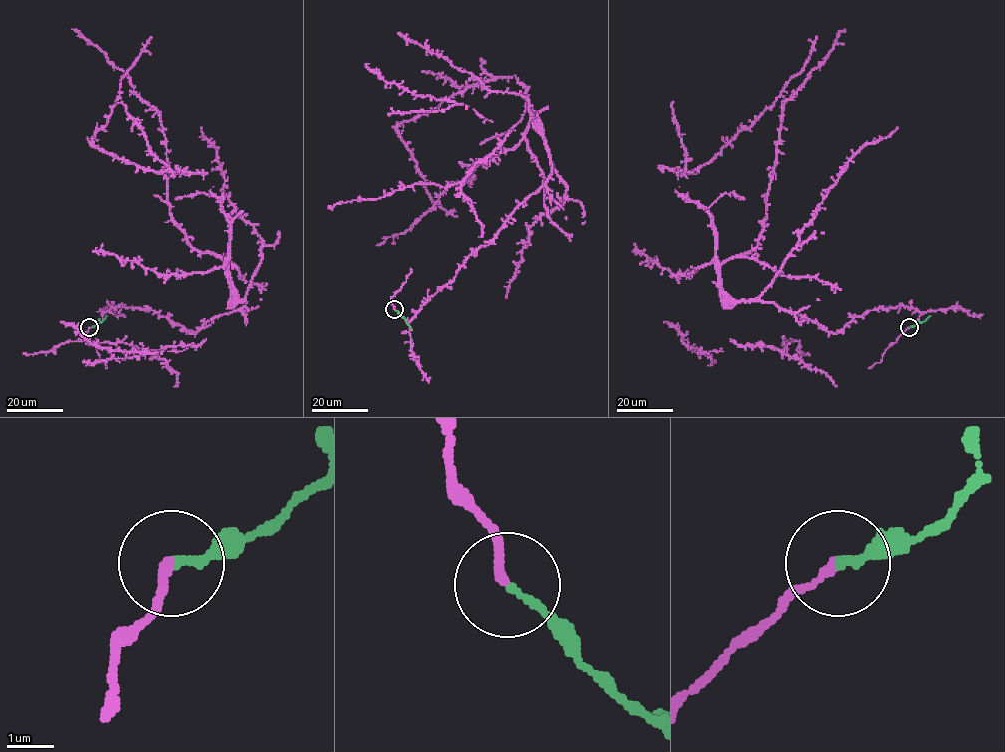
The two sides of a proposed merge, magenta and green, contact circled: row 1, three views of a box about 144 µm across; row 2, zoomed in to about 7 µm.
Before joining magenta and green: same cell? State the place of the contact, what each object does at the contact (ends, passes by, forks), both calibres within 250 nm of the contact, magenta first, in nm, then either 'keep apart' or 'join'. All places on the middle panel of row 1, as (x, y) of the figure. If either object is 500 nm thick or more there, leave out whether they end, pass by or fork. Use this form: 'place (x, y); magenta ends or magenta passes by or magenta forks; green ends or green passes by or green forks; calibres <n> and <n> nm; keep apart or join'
place (394, 309); magenta ends; green ends; calibres 170 and 180 nm; join

